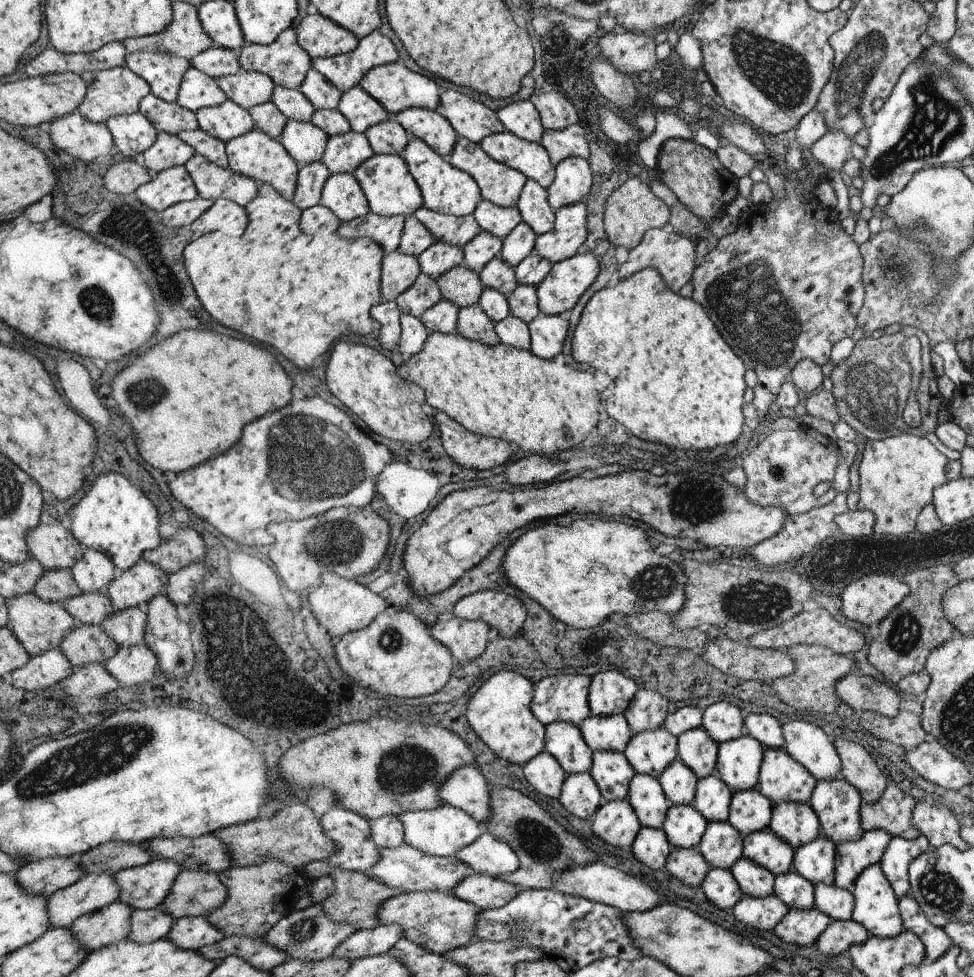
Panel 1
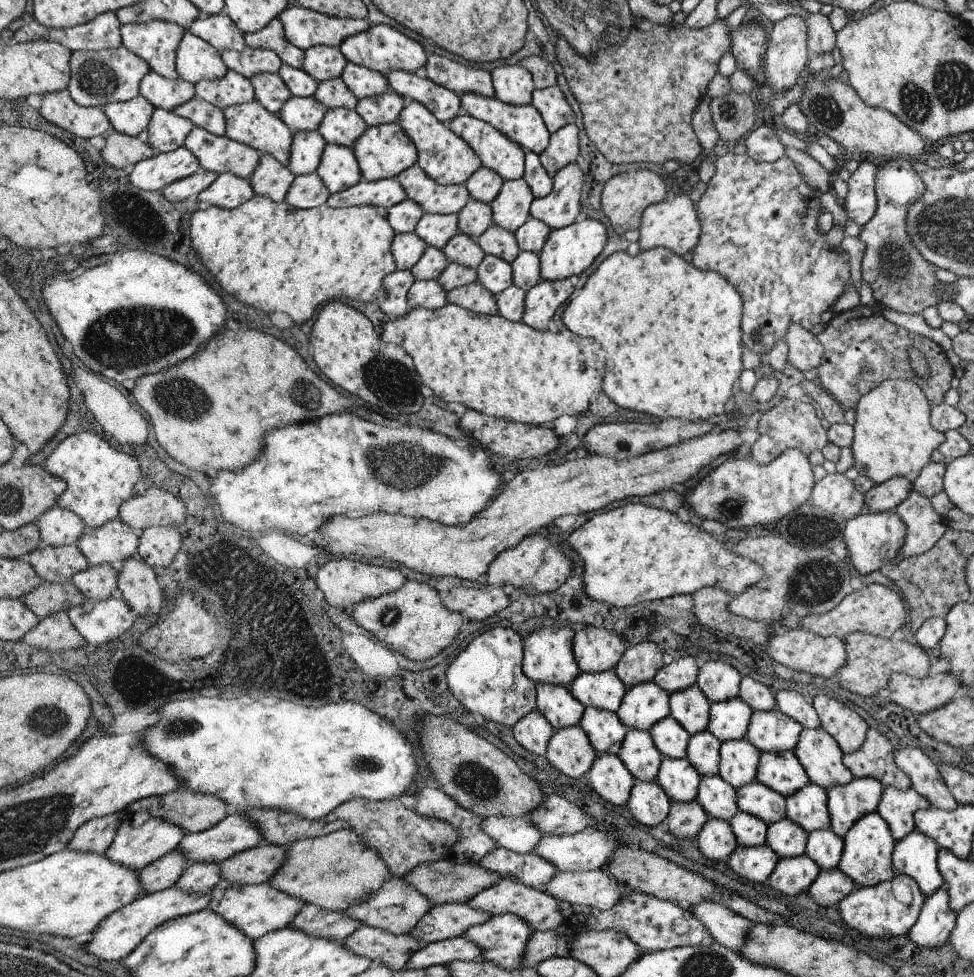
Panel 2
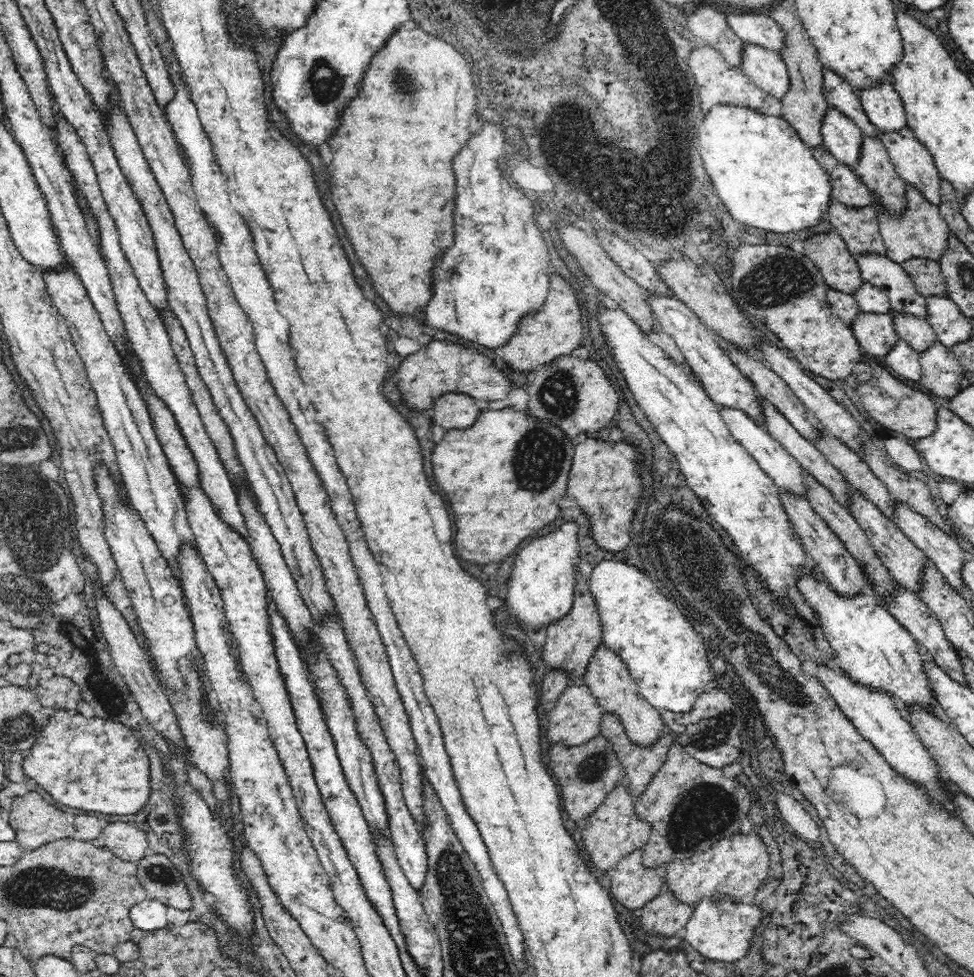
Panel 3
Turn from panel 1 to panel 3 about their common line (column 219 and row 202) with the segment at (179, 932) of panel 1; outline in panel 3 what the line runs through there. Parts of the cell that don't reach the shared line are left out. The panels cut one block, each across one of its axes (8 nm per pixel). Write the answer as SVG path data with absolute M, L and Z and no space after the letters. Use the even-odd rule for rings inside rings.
M908 126L892 132L880 132L880 140L888 150L898 176L908 184L922 192L922 196L938 206L942 202L940 184L942 176L934 162L934 156L922 142L916 138L914 130Z

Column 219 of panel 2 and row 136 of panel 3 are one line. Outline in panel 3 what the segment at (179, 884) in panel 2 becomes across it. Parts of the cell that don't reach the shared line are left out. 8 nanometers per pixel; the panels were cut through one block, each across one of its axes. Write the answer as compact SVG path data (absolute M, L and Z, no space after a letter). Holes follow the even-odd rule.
M824 68L824 96L826 96L828 106L832 106L832 108L840 110L840 114L852 118L852 122L860 130L864 130L866 138L880 138L880 130L876 126L872 126L864 114L858 90L830 68Z

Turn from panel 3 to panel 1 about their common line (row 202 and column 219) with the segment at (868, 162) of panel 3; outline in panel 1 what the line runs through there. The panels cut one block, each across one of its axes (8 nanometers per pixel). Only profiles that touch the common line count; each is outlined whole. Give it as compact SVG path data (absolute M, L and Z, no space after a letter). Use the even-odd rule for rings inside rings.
M181 870L171 892L163 898L161 910L163 914L171 916L175 922L179 918L201 918L215 912L227 900L227 888L219 882L219 874L203 874L203 872L187 872Z

